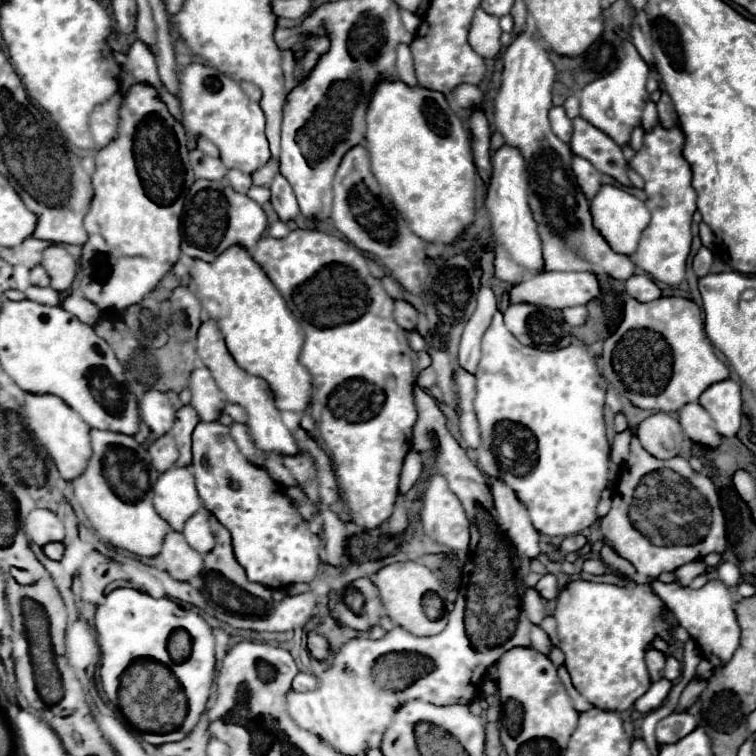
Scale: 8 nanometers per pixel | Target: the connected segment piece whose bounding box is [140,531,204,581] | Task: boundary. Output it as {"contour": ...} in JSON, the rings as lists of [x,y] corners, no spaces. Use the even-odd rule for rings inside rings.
{"contour":[[[170,531],[164,539],[164,547],[160,555],[156,557],[142,557],[140,559],[146,565],[158,567],[168,571],[170,577],[176,581],[192,581],[198,577],[204,569],[204,559],[200,553],[196,553],[186,541],[184,535],[178,531]]]}

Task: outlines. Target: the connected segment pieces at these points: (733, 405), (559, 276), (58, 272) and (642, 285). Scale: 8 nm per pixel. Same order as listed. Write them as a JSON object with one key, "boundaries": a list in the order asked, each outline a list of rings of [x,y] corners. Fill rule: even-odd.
{"boundaries":[[[[734,379],[718,381],[700,395],[700,405],[710,413],[716,429],[724,437],[734,437],[742,421],[740,385]]],[[[550,271],[550,273],[538,273],[538,275],[526,277],[524,281],[520,281],[508,291],[508,297],[510,297],[510,303],[530,303],[530,305],[548,307],[548,309],[566,309],[574,305],[586,305],[588,301],[598,297],[598,293],[600,293],[600,285],[592,271],[584,271],[584,273]]],[[[50,245],[44,249],[44,257],[42,257],[42,265],[46,269],[46,273],[50,275],[50,287],[58,289],[58,291],[68,291],[78,265],[74,261],[74,257],[62,247],[62,245]]],[[[632,275],[626,281],[626,291],[640,303],[654,301],[654,299],[658,299],[662,295],[660,289],[656,287],[656,283],[650,277],[646,277],[646,275]]]]}

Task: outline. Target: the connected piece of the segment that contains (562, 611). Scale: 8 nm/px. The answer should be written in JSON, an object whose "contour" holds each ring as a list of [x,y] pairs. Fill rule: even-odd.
{"contour":[[[570,581],[558,595],[558,605],[554,619],[558,621],[558,647],[566,655],[566,669],[572,677],[572,685],[580,691],[586,701],[598,709],[606,711],[624,711],[634,705],[650,689],[650,677],[644,663],[644,655],[656,637],[672,641],[672,625],[666,619],[666,605],[652,593],[648,583],[618,587],[610,583],[592,583],[592,581]]]}

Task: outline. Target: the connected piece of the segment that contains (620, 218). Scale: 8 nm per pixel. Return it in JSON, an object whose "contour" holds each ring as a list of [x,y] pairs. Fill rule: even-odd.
{"contour":[[[602,185],[600,193],[590,201],[592,205],[592,221],[596,225],[596,231],[608,241],[608,245],[622,255],[632,255],[636,251],[636,245],[640,241],[642,231],[646,229],[650,221],[650,211],[644,201],[636,199],[628,191],[614,187],[614,185]]]}

